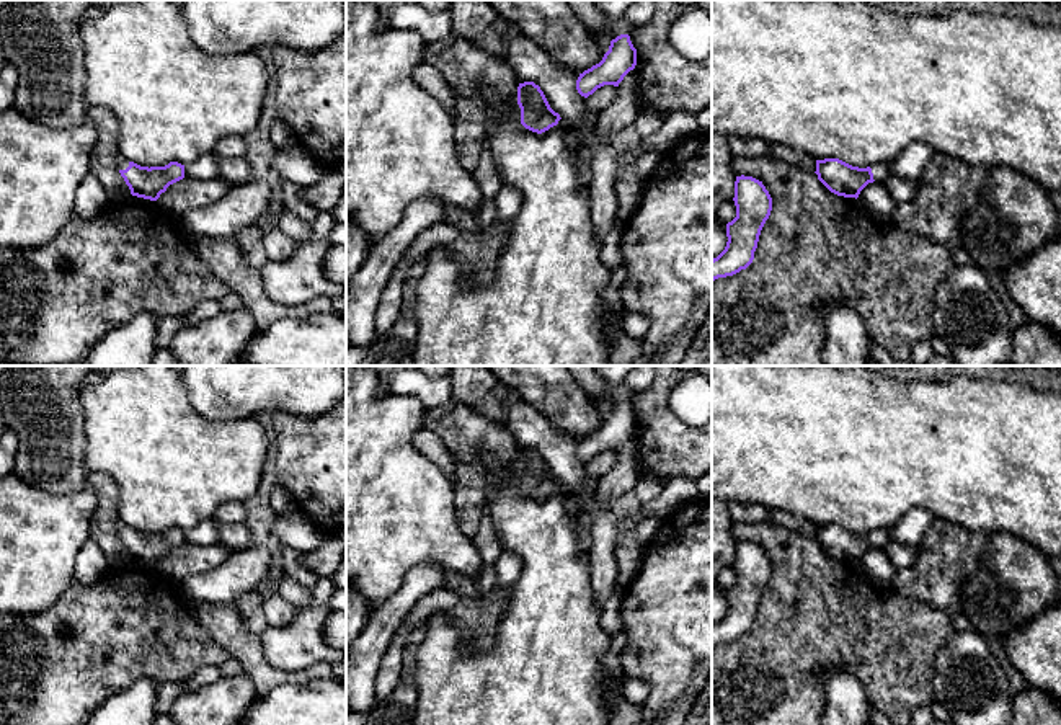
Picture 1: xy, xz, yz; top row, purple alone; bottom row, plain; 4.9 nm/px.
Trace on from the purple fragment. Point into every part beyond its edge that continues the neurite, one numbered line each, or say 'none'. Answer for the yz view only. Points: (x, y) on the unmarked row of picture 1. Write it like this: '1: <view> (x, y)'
1: yz (883, 536)

